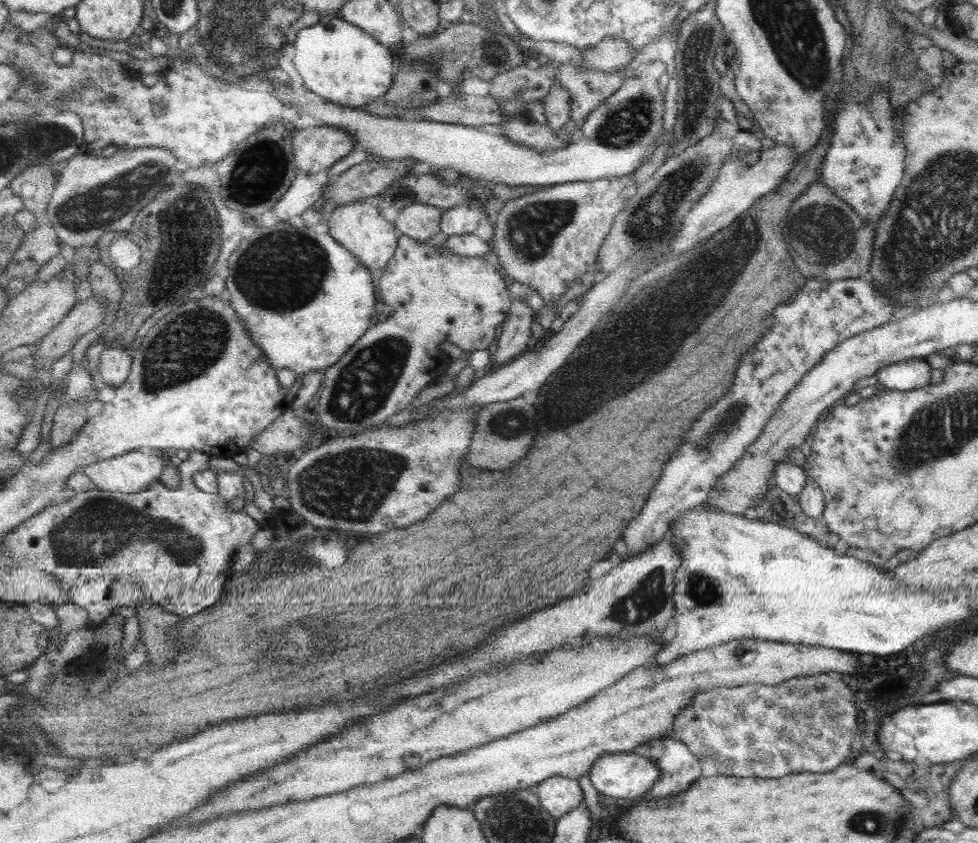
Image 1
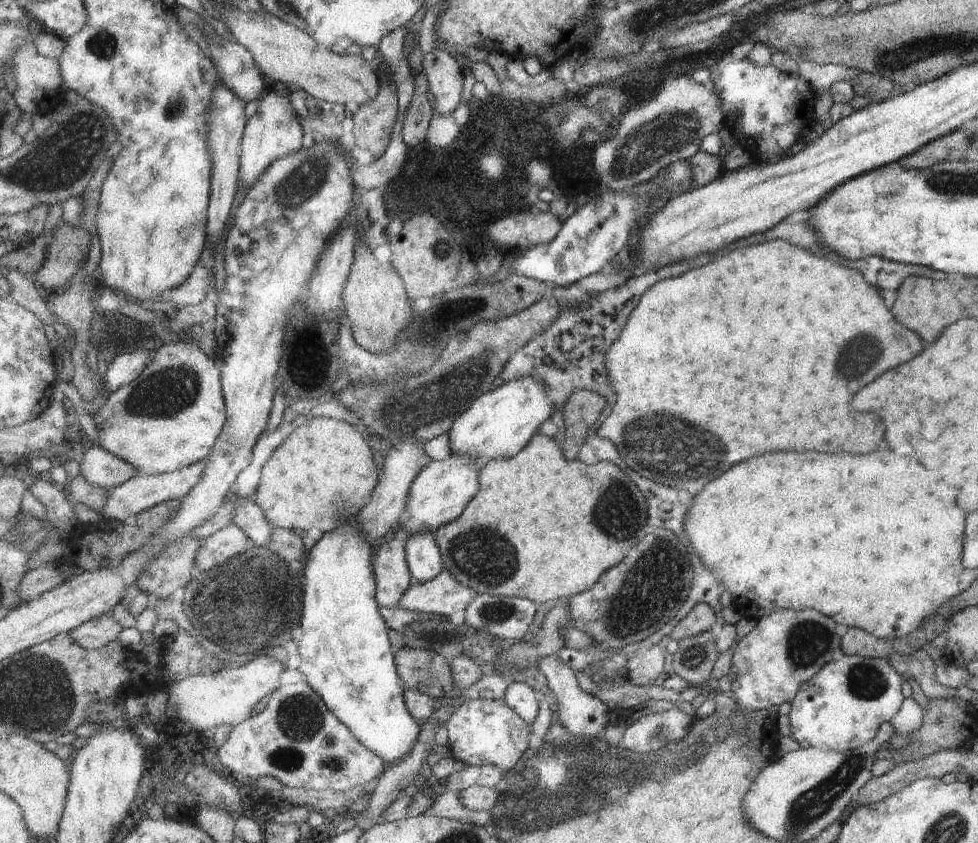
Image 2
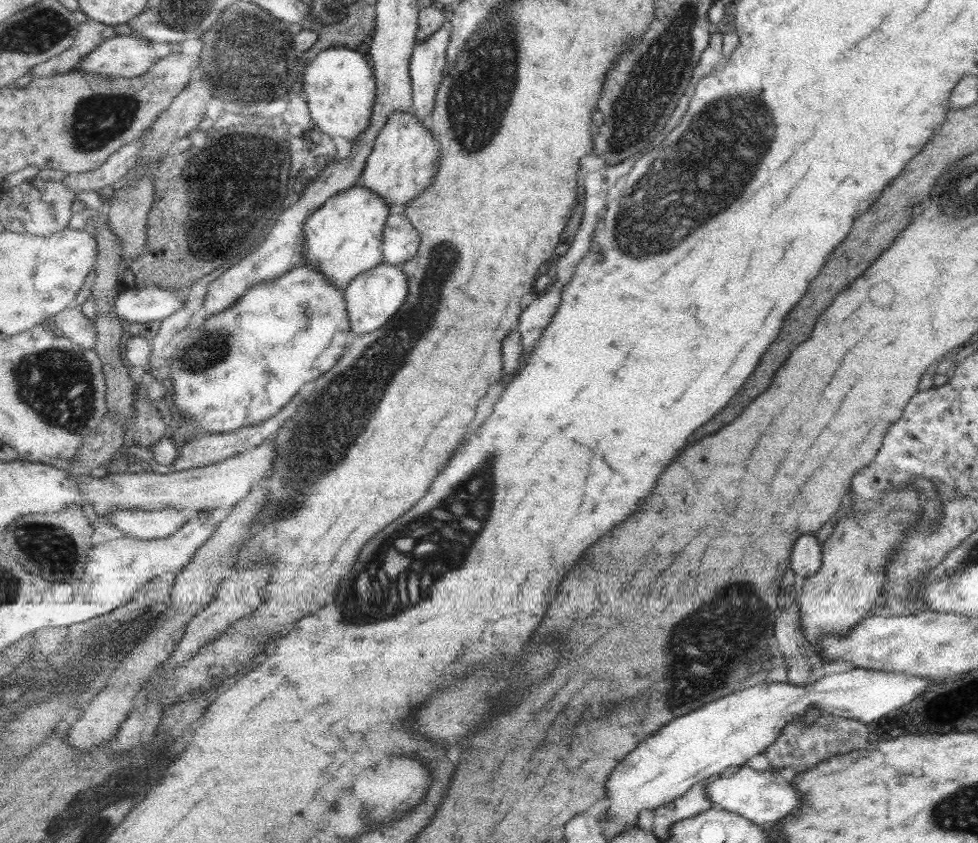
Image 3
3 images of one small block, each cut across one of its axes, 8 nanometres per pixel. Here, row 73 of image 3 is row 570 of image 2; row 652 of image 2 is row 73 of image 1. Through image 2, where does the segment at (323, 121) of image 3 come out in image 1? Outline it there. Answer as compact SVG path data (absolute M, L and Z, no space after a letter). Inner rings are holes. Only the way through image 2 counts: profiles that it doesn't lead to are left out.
M325 15L318 23L303 27L297 32L293 46L296 50L293 63L305 88L335 104L359 107L369 100L380 101L394 83L395 52L340 16Z

